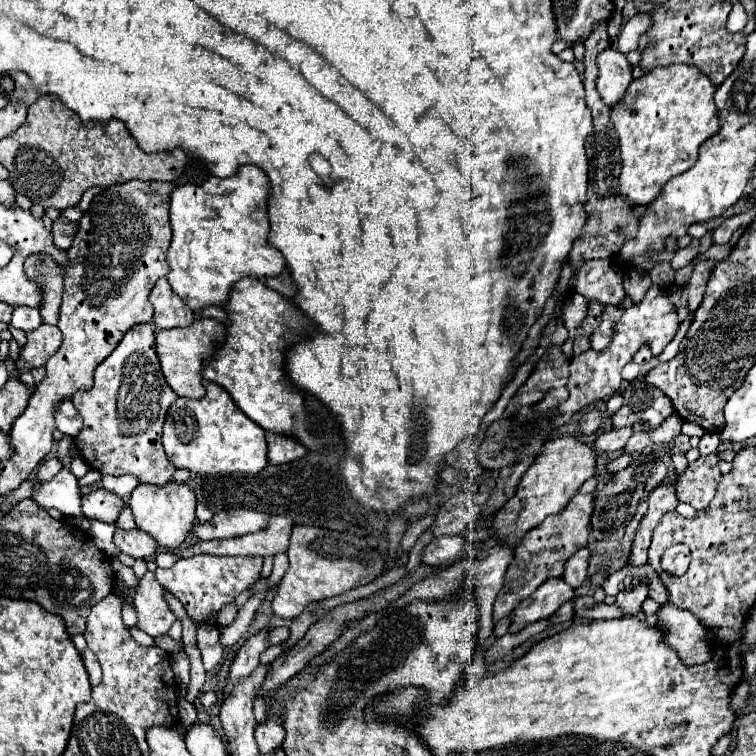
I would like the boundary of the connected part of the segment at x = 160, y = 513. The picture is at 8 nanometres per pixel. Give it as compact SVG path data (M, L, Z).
M169 482L165 486L151 486L151 484L139 484L129 500L129 506L133 510L137 528L149 532L161 546L175 548L179 546L193 522L195 522L195 492L189 488L189 484L179 484L179 482Z

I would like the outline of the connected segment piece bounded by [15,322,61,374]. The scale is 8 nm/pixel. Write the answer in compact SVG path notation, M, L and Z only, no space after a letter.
M41 322L39 328L27 334L25 346L15 360L15 370L21 374L31 368L41 368L45 362L59 350L61 346L61 330L57 326Z

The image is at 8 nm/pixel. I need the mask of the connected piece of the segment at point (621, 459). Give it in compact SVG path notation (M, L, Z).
M623 454L616 459L611 460L608 463L607 469L611 473L617 473L624 470L633 462L631 455Z

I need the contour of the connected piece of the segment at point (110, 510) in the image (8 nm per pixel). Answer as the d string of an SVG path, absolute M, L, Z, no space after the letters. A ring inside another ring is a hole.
M99 488L99 490L85 494L81 498L81 506L83 506L83 514L87 518L97 518L103 522L115 522L121 508L125 506L125 500L119 498L117 494L109 492L109 490L105 490L105 488Z

